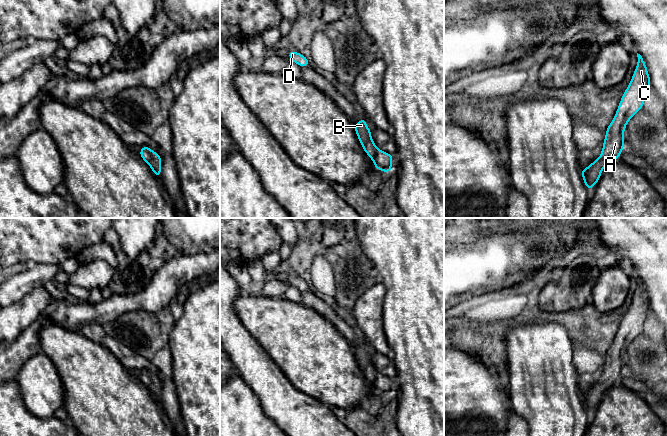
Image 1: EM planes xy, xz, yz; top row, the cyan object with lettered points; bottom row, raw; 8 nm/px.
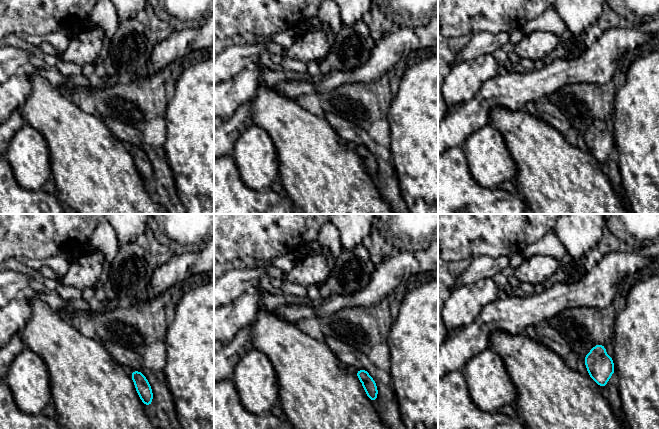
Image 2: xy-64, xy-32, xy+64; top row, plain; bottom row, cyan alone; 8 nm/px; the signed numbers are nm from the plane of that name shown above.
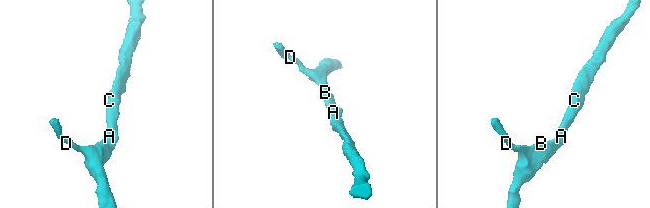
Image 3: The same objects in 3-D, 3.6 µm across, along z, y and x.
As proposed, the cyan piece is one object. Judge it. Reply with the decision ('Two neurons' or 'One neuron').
One neuron

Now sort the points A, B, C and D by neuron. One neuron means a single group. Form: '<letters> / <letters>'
A B C D

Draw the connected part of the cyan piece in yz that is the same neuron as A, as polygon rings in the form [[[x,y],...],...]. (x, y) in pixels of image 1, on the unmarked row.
[[[637,277],[638,286],[632,304],[626,312],[614,343],[606,353],[601,379],[586,393],[580,393],[585,410],[591,415],[601,401],[603,392],[620,382],[625,371],[624,354],[630,343],[642,333],[649,312],[650,300],[644,283]]]

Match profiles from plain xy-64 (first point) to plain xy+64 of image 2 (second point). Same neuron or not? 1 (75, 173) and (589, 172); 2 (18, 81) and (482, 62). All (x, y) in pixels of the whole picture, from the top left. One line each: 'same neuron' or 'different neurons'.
1: same neuron
2: same neuron

